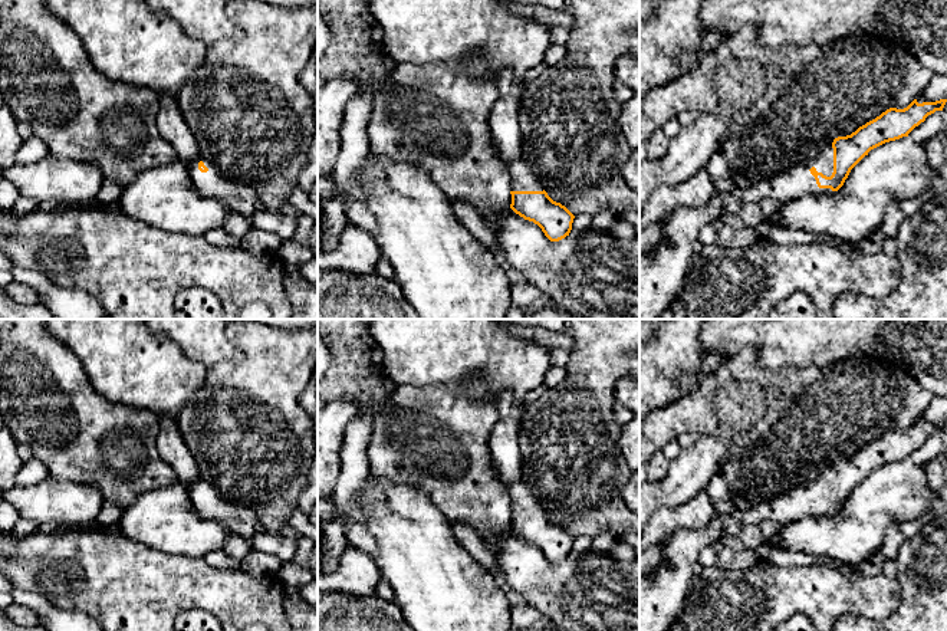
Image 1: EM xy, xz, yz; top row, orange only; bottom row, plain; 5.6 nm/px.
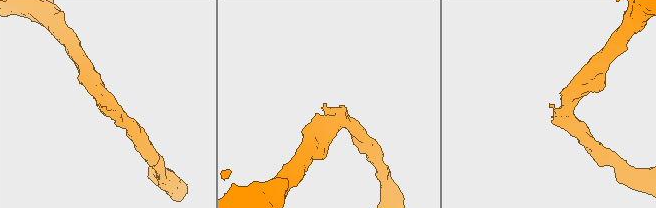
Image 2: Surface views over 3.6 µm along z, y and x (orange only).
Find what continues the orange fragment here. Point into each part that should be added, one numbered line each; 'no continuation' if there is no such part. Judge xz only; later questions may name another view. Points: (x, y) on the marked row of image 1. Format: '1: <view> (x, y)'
1: xz (522, 178)

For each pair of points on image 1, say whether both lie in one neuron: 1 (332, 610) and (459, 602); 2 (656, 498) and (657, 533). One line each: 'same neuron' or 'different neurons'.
1: different neurons
2: different neurons

